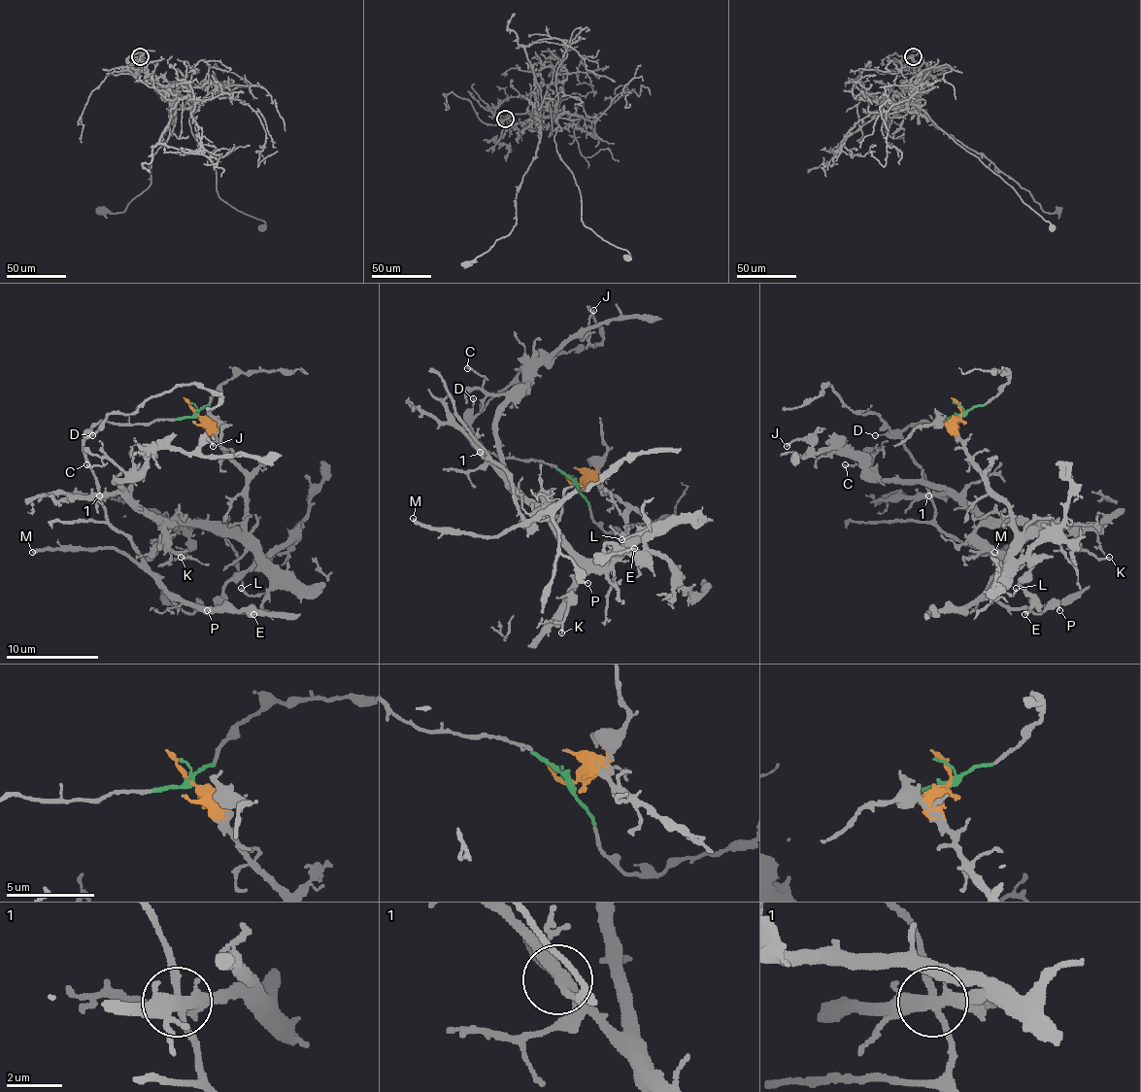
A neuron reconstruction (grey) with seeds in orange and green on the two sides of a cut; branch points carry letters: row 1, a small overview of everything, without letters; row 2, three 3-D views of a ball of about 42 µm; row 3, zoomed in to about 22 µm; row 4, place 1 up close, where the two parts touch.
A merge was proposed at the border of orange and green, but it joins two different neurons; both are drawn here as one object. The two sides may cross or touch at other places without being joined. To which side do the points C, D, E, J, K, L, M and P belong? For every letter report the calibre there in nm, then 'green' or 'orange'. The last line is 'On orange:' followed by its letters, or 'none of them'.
C: 160 nm | orange
D: 110 nm | green
E: 180 nm | orange
J: 160 nm | orange
K: 130 nm | orange
L: 110 nm | orange
M: 300 nm | green
P: 150 nm | green
On orange: C, E, J, K, L

